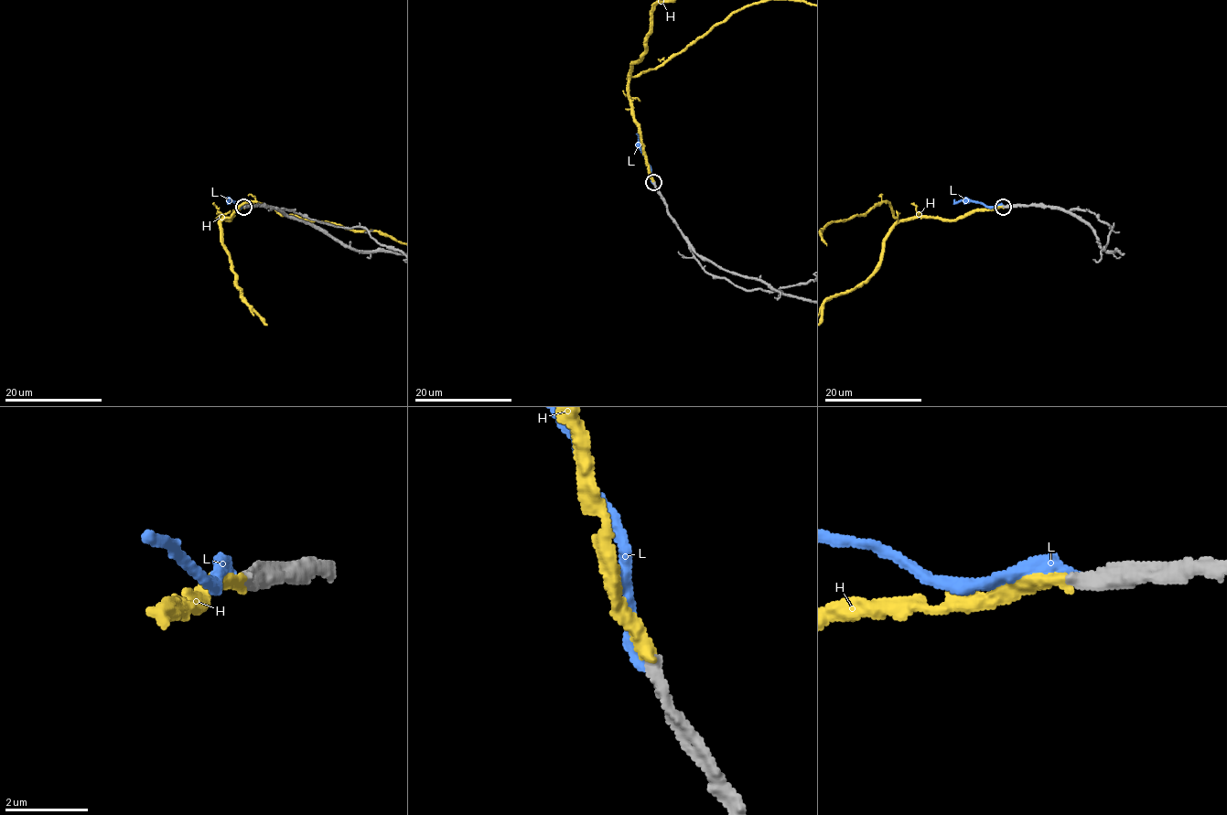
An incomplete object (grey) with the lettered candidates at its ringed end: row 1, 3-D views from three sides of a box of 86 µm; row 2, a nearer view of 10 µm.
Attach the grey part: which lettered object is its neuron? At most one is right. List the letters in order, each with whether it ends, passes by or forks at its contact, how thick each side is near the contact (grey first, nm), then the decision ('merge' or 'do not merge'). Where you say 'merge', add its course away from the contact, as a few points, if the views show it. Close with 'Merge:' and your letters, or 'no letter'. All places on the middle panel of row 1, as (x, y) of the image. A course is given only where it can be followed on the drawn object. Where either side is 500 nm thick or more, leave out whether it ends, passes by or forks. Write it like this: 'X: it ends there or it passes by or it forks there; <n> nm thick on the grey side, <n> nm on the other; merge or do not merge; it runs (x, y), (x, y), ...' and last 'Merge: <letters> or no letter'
H: it ends there; 340 nm thick on the grey side, 360 nm on the other; merge
L: it ends there; 360 nm thick on the grey side, 320 nm on the other; do not merge
Merge: H

